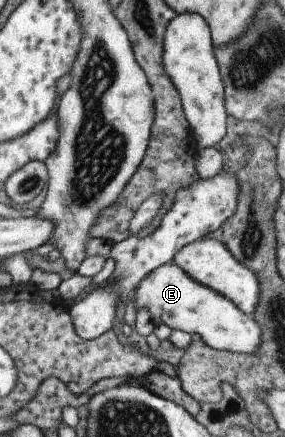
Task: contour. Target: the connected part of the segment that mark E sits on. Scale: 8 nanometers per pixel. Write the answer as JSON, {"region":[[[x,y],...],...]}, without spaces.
{"region":[[[173,262],[160,265],[142,277],[131,303],[135,313],[139,309],[149,313],[153,326],[163,324],[170,330],[198,335],[213,350],[239,355],[250,354],[260,346],[260,329],[251,315],[239,311],[225,296],[190,278]]]}

